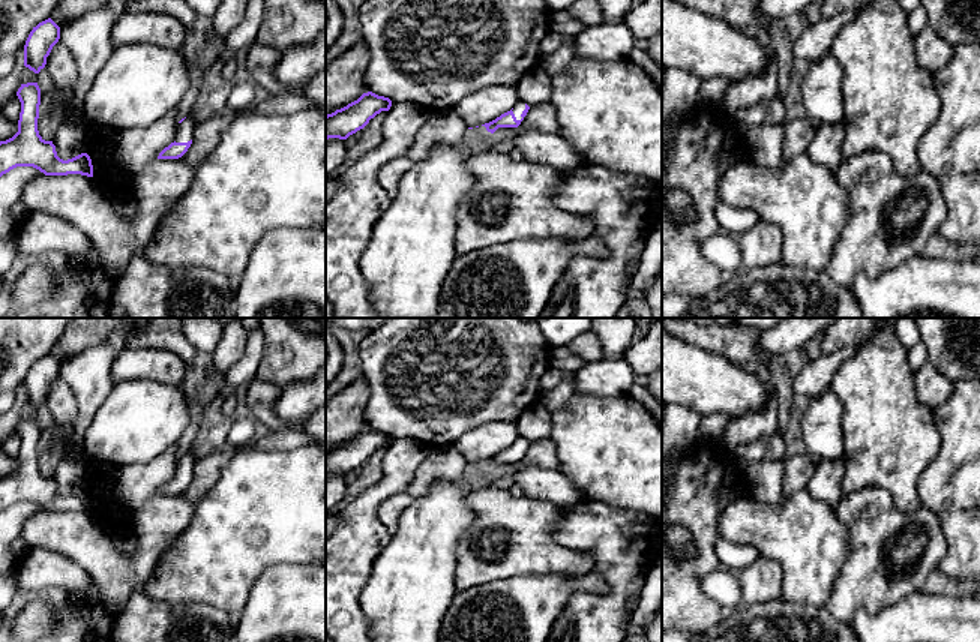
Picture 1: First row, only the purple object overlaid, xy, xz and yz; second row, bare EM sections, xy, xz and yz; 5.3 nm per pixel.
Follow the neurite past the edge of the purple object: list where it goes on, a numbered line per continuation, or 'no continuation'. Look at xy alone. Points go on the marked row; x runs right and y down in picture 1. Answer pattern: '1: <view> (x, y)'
1: xy (185, 129)

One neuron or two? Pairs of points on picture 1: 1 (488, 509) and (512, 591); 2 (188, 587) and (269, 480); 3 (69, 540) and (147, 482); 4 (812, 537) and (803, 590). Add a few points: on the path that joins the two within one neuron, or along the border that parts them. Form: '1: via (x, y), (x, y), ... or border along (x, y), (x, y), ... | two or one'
1: border along (544, 575), (518, 575), (474, 587) | two
2: via (210, 560), (263, 507) | one
3: border along (156, 494), (135, 510) | two
4: via (811, 551), (809, 576) | one

